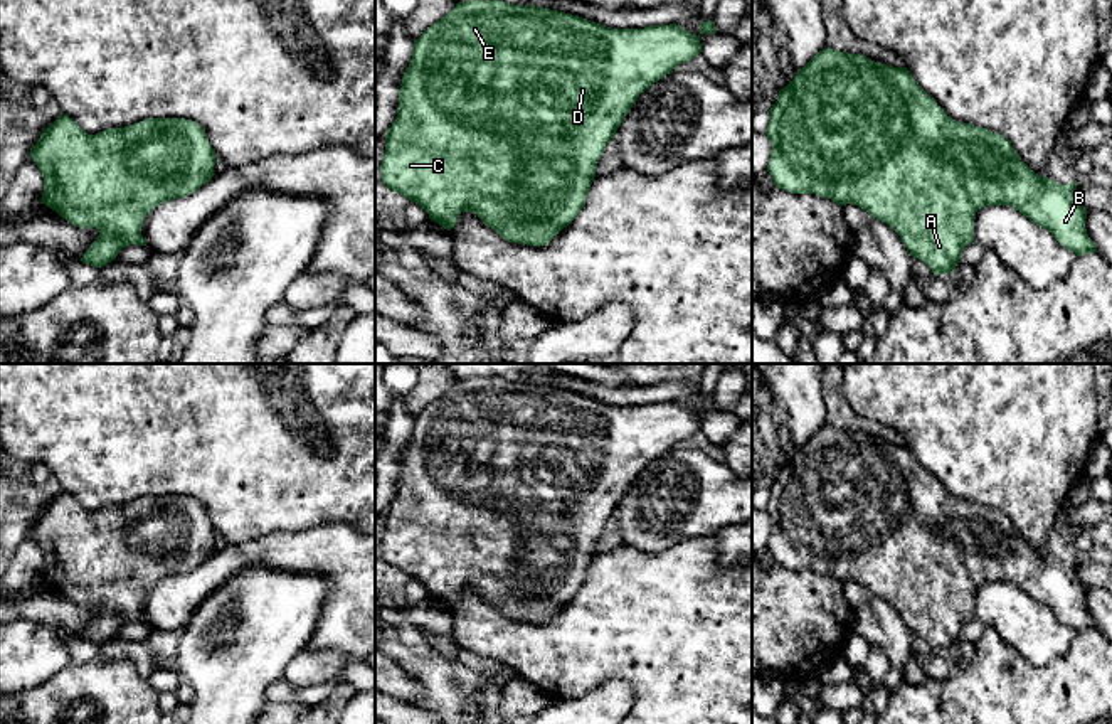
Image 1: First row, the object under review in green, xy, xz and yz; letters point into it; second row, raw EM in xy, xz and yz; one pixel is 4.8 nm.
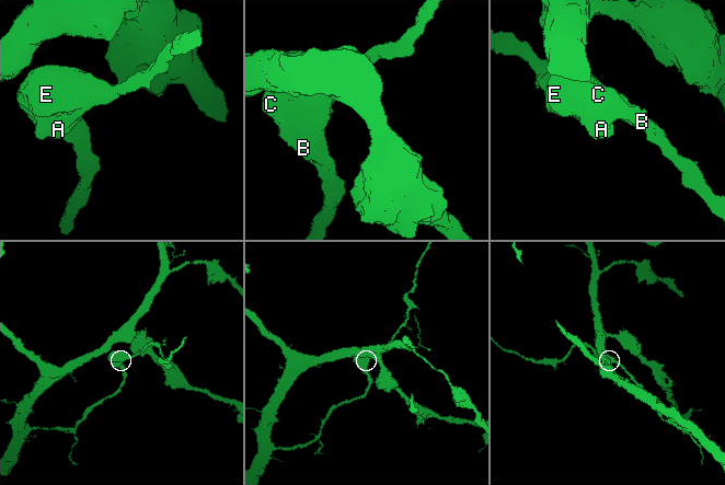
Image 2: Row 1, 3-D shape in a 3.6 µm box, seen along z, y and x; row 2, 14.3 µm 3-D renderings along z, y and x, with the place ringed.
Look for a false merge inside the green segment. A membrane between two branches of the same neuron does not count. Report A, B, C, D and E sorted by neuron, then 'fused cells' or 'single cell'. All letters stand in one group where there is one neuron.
A B C D E | single cell

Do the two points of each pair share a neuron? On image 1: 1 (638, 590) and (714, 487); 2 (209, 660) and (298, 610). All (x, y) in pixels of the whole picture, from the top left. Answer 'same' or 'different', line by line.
1: different
2: same

